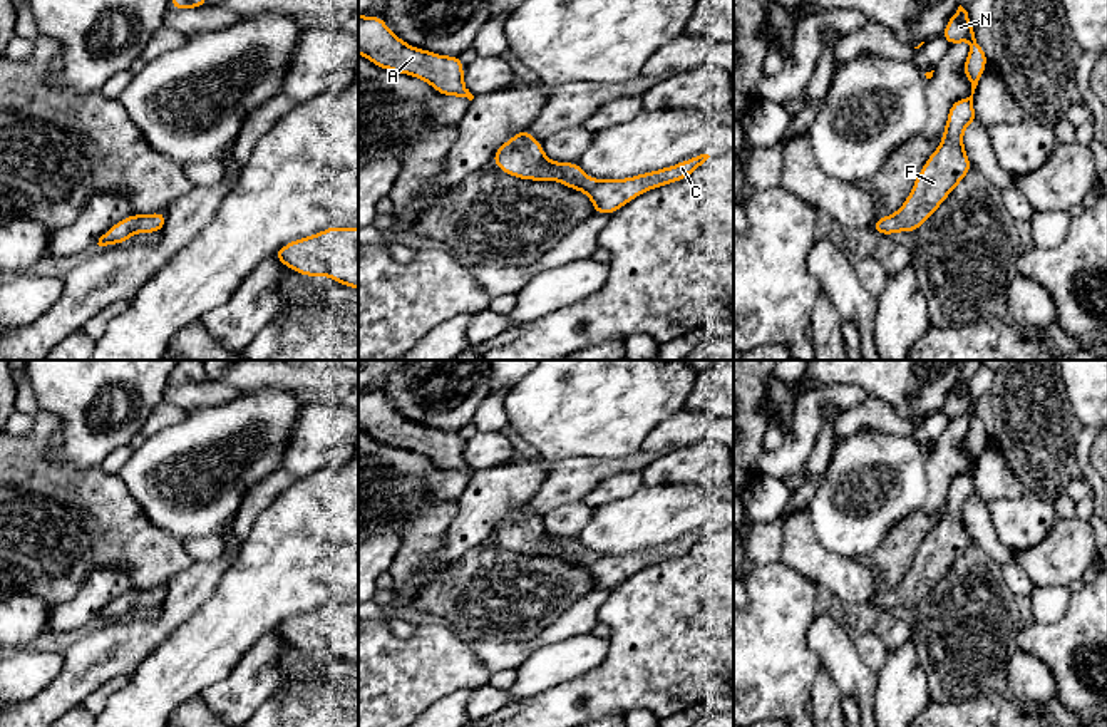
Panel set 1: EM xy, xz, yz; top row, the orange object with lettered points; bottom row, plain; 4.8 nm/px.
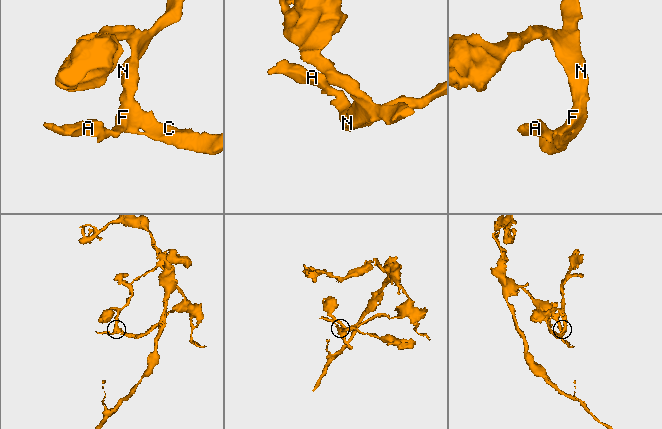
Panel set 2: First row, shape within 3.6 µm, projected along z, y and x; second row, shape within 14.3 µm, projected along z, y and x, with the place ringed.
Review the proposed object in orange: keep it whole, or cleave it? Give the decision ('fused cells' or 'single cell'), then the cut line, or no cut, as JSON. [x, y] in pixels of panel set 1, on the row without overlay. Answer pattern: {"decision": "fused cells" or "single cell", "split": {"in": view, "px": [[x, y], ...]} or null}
{"decision": "single cell", "split": null}

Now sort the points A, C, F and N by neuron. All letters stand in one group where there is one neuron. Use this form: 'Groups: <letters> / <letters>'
Groups: A C F N

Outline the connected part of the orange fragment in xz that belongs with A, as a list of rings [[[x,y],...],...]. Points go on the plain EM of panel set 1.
[[[358,390],[358,429],[380,444],[414,451],[430,459],[440,471],[474,471],[466,462],[459,431],[437,431],[412,422],[392,409],[382,392]]]

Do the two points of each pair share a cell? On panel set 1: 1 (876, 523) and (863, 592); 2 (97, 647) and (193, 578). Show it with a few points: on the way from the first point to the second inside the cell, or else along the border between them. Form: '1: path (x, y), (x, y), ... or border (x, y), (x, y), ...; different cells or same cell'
1: border (823, 545), (836, 553), (859, 560); different cells
2: path (124, 644), (151, 632), (178, 605); same cell

